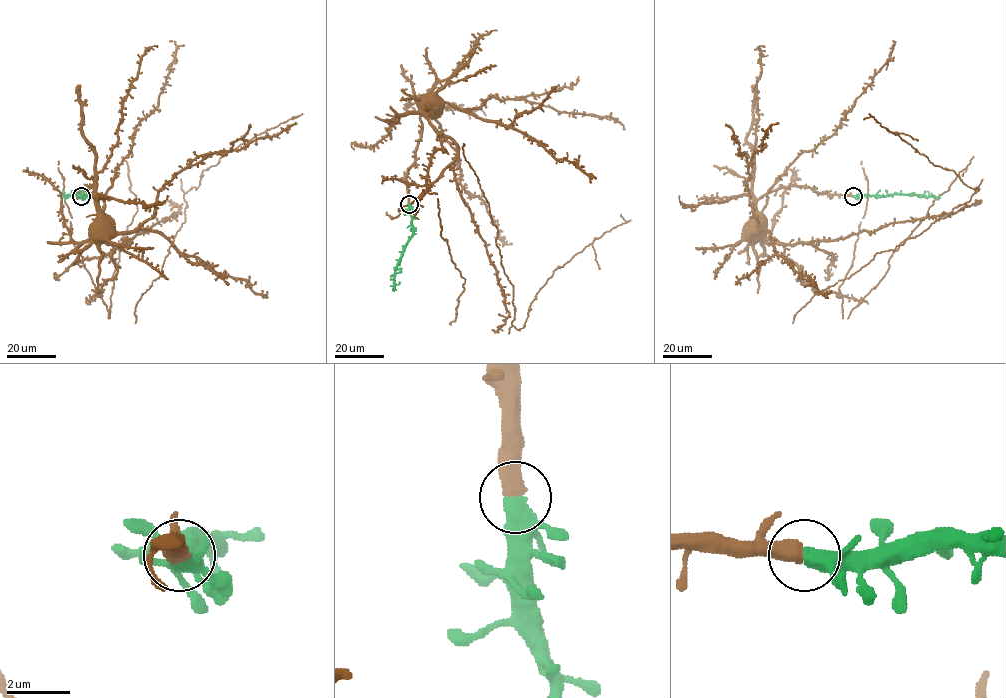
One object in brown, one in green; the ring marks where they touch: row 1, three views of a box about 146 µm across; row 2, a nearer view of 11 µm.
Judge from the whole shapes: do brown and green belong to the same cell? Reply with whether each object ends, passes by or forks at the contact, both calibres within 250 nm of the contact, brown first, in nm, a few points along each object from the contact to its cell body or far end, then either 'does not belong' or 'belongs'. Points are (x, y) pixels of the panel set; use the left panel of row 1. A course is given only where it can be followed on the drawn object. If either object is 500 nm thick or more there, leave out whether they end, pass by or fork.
550/550 nm | brown via (81, 196), (78, 194), (87, 187), (94, 190), (98, 238) | green via (81, 196), (64, 194) | belongs

